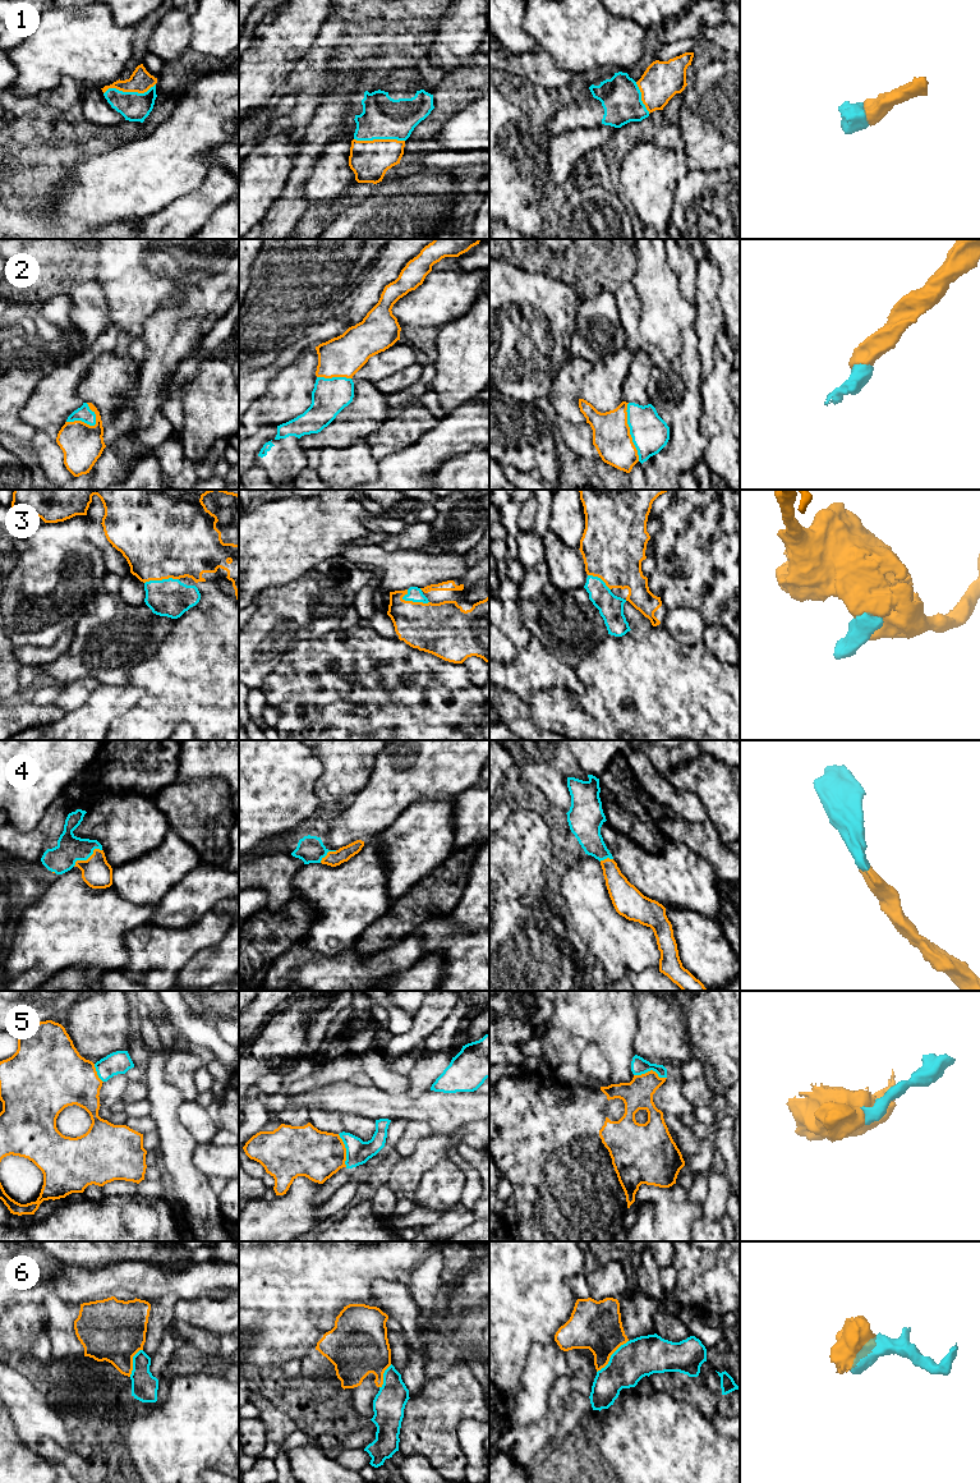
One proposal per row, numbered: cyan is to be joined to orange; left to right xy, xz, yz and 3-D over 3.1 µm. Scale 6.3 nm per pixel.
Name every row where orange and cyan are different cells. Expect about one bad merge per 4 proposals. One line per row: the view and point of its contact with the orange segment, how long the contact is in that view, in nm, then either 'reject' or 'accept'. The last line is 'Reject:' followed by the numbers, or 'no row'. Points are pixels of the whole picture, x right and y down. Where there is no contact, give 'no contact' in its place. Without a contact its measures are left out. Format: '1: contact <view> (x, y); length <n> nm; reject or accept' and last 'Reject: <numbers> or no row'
1: contact xy (129, 91); length 340 nm; accept
2: contact yz (629, 432); length 380 nm; accept
3: contact xz (415, 602); length 180 nm; accept
4: contact xy (88, 858); length 220 nm; accept
5: contact yz (650, 1070); length 200 nm; reject
6: contact yz (610, 1357); length 280 nm; reject
Reject: 5, 6

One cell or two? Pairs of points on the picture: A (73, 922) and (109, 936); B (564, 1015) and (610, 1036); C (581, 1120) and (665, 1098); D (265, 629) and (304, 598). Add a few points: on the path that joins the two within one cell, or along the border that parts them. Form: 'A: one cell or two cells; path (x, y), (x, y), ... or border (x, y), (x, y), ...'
A: one cell; path (82, 926), (100, 936)
B: one cell; path (575, 1015), (589, 1015), (598, 1024)
C: two cells; border (667, 1078), (653, 1094), (653, 1103), (662, 1112)
D: one cell; path (275, 623), (294, 609)

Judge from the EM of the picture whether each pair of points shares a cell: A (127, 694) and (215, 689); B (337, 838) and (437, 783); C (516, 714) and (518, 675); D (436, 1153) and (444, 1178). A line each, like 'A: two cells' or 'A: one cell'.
A: two cells
B: one cell
C: two cells
D: two cells

